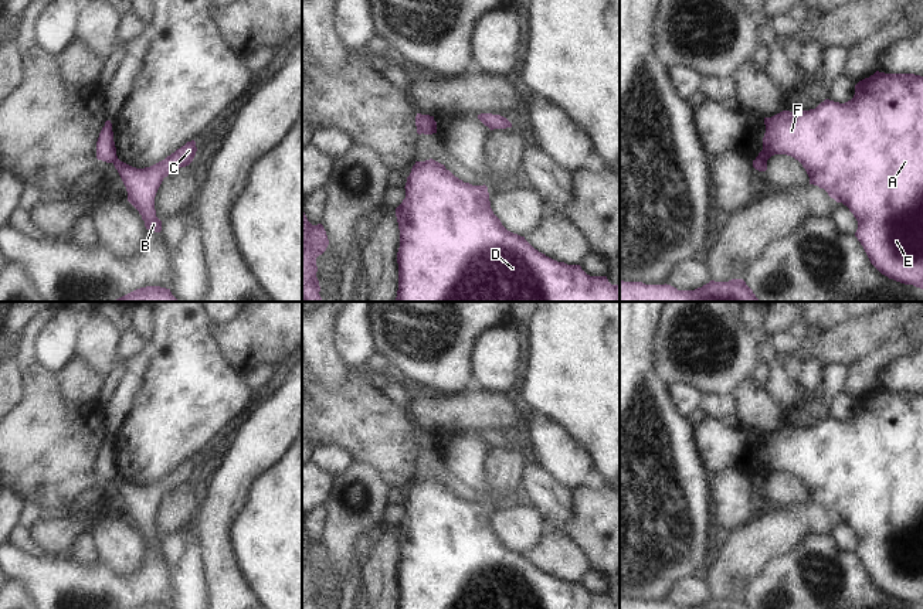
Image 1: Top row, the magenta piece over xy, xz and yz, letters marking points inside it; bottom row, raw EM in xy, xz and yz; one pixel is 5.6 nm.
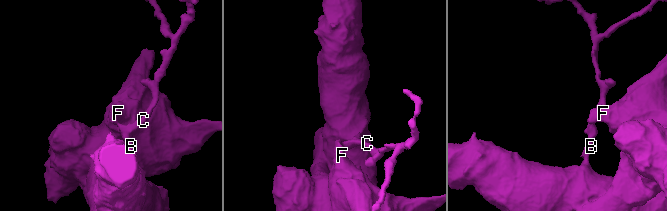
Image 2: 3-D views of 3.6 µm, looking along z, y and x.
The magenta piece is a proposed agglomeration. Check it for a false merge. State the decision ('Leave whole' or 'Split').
Split

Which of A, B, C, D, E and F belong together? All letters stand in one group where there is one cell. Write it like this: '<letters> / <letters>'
A D E F / B C

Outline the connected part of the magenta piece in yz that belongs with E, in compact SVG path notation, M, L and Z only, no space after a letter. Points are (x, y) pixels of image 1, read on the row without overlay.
M876 388L855 402L854 415L845 421L825 416L815 426L783 428L771 435L764 435L764 442L763 467L756 476L767 479L774 472L787 472L798 477L810 494L810 501L824 506L831 516L846 523L854 531L858 538L855 554L863 564L871 581L889 596L923 606L923 394Z

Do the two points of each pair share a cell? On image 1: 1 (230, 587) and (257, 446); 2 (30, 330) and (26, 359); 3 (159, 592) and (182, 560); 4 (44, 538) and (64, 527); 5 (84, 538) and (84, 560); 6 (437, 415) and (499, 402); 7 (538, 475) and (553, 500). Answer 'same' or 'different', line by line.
1: same
2: same
3: different
4: same
5: same
6: same
7: same

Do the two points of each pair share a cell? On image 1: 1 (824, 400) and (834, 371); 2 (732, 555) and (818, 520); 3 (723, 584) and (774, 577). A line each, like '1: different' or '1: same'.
1: same
2: same
3: different

